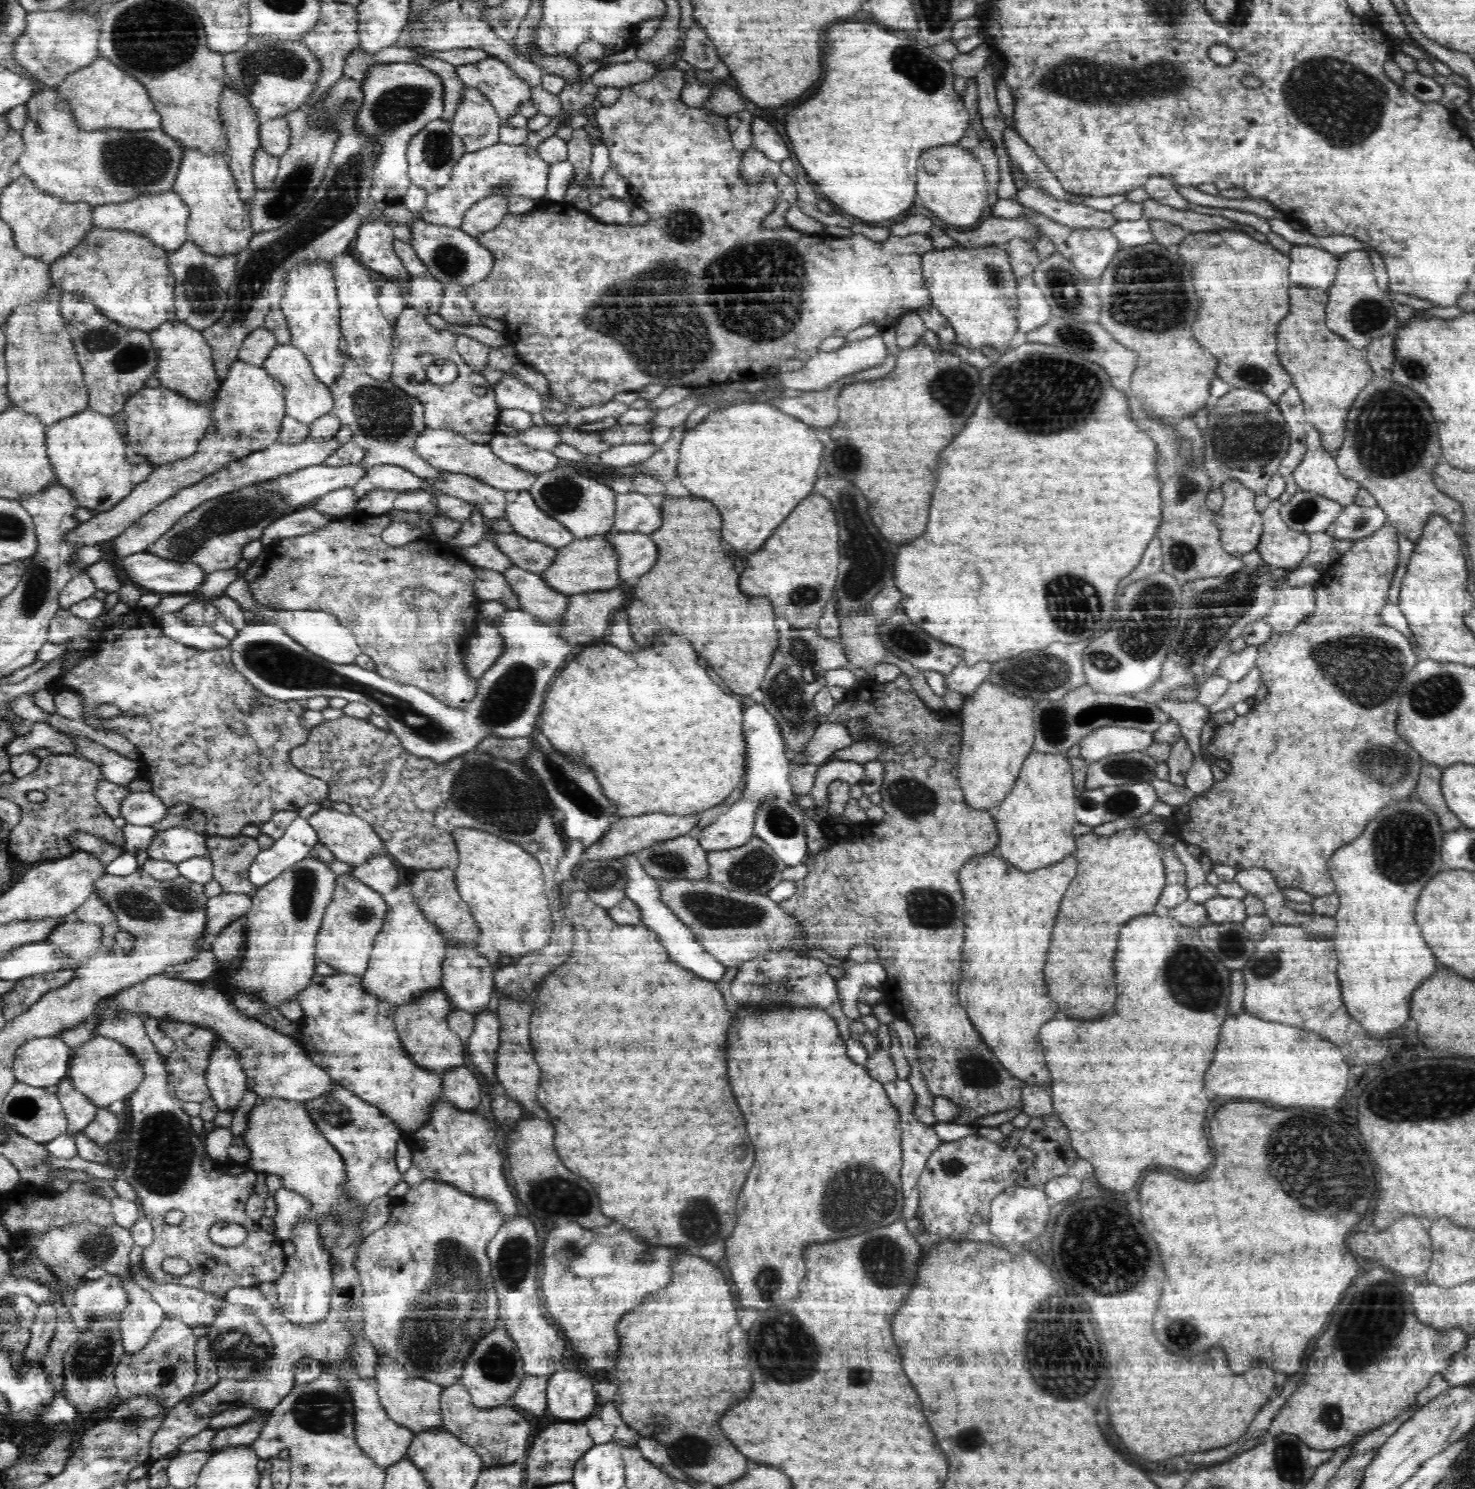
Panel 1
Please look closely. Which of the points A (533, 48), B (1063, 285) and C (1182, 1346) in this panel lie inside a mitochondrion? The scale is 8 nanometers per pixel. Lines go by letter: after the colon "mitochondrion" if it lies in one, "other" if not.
A: other
B: mitochondrion
C: mitochondrion

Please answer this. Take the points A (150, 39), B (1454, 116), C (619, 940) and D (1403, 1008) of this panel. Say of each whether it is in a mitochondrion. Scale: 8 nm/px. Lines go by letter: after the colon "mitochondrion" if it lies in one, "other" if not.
A: mitochondrion
B: other
C: other
D: other

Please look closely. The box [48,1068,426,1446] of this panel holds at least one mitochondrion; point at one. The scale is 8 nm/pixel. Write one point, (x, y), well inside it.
(163, 1153)

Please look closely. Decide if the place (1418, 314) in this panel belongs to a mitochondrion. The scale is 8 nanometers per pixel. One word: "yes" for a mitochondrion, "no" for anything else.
no

